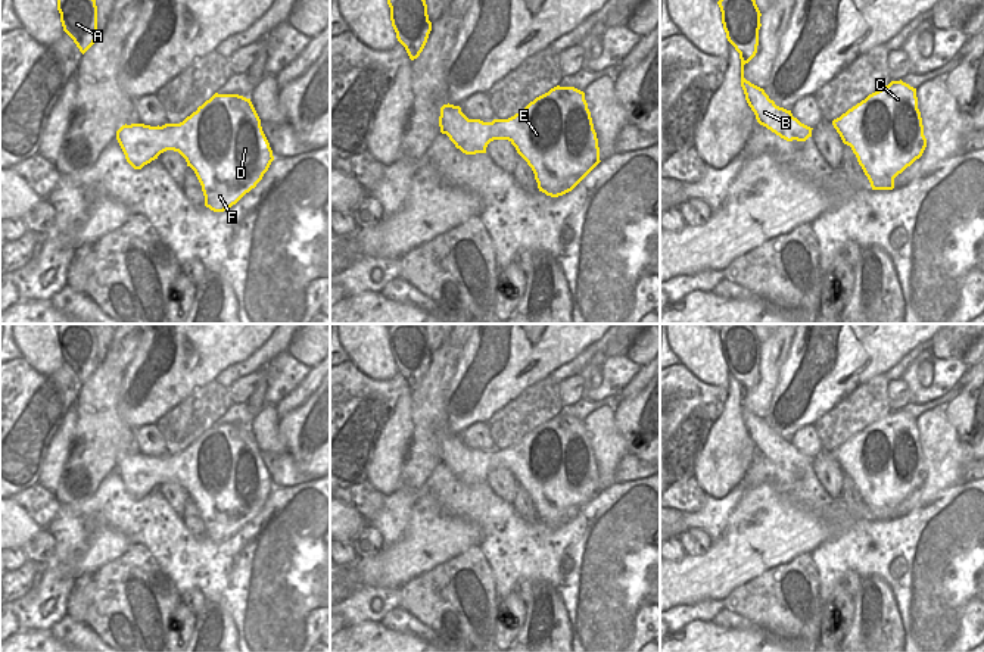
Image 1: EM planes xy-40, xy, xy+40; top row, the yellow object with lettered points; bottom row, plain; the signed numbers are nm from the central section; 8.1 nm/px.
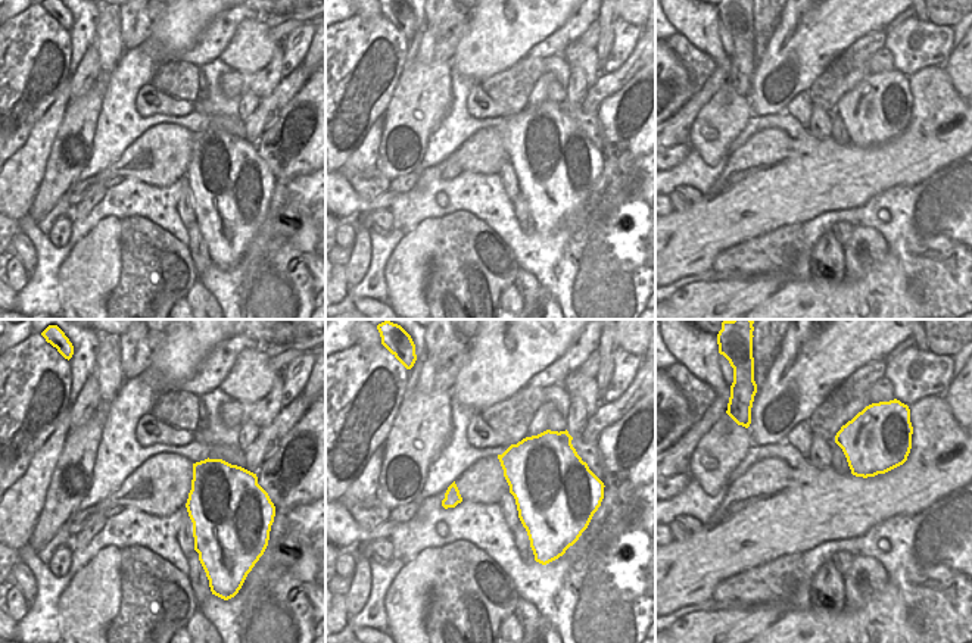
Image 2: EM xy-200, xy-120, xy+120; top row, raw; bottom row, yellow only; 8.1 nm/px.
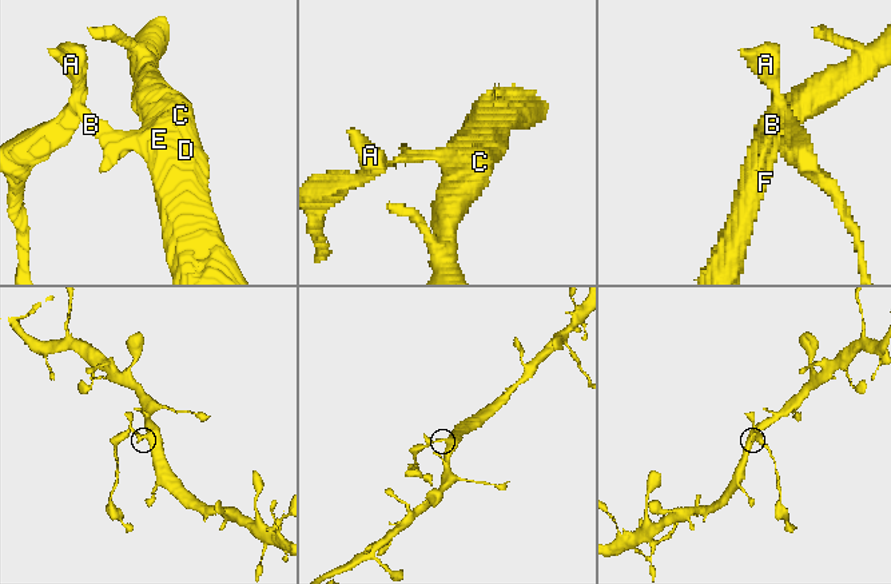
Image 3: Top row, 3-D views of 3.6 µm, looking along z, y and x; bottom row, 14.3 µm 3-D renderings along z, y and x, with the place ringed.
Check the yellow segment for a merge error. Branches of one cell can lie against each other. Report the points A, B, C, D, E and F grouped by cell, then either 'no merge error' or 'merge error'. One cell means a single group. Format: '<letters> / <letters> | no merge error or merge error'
A B / C D E F | merge error

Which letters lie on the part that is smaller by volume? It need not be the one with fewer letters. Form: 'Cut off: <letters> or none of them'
Cut off: A, B

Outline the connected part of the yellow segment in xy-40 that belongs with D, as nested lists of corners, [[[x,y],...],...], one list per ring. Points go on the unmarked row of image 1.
[[[215,422],[183,452],[153,456],[153,462],[146,465],[146,481],[155,489],[166,480],[178,481],[186,489],[202,515],[205,536],[214,542],[230,539],[255,518],[274,490],[250,428],[239,424]]]

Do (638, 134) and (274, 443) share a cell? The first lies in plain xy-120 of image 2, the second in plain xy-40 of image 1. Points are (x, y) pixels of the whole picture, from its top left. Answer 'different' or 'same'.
different

